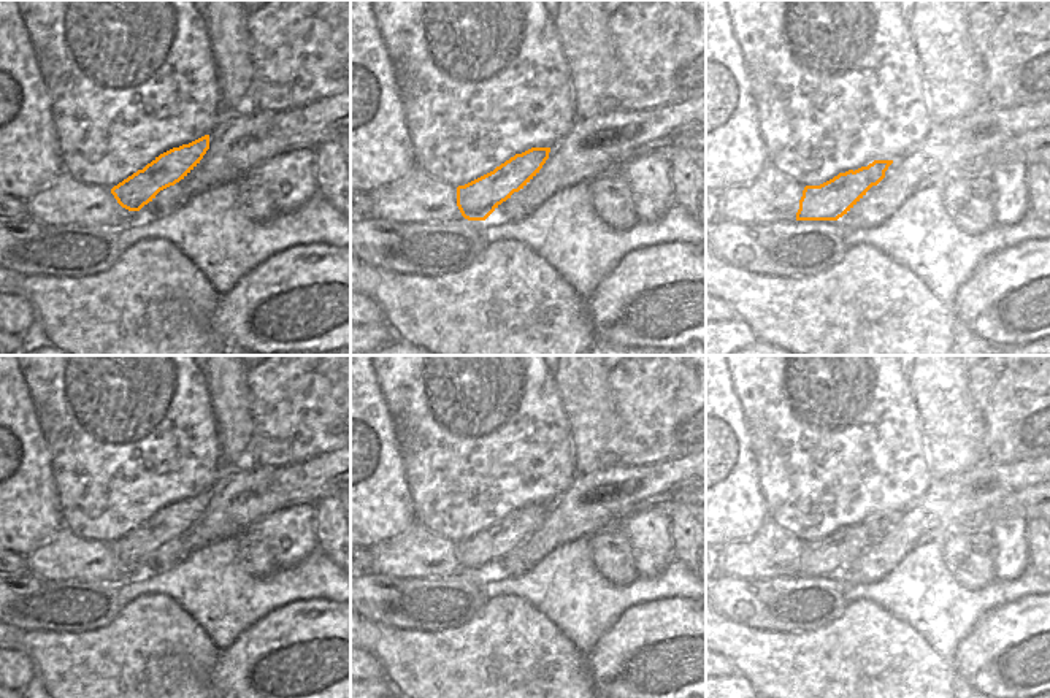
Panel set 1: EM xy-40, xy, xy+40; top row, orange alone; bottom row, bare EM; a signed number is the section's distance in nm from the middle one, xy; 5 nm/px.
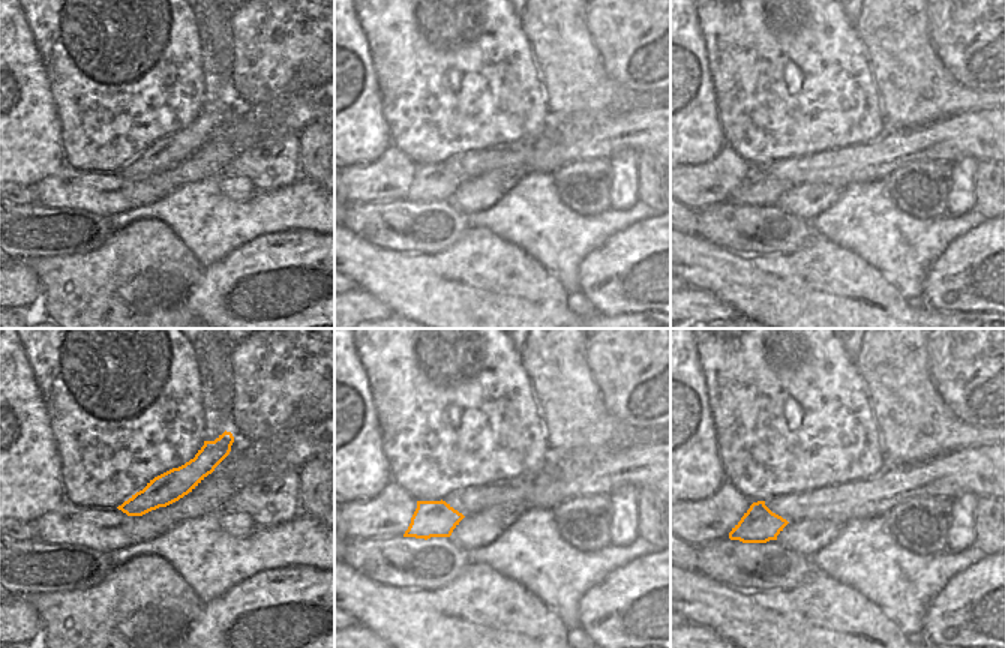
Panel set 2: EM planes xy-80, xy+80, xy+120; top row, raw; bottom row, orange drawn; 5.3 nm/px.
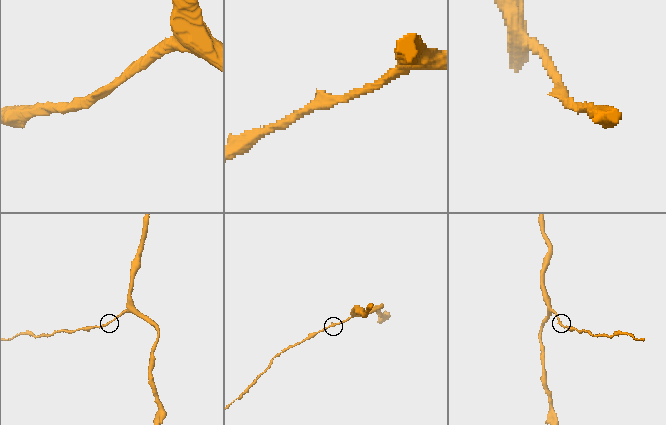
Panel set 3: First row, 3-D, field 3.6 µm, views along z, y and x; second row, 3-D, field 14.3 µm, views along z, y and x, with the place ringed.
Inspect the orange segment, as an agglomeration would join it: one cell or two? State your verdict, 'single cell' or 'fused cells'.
single cell

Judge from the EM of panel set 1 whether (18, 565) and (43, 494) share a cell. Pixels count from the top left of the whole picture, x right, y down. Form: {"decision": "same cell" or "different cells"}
{"decision": "different cells"}

